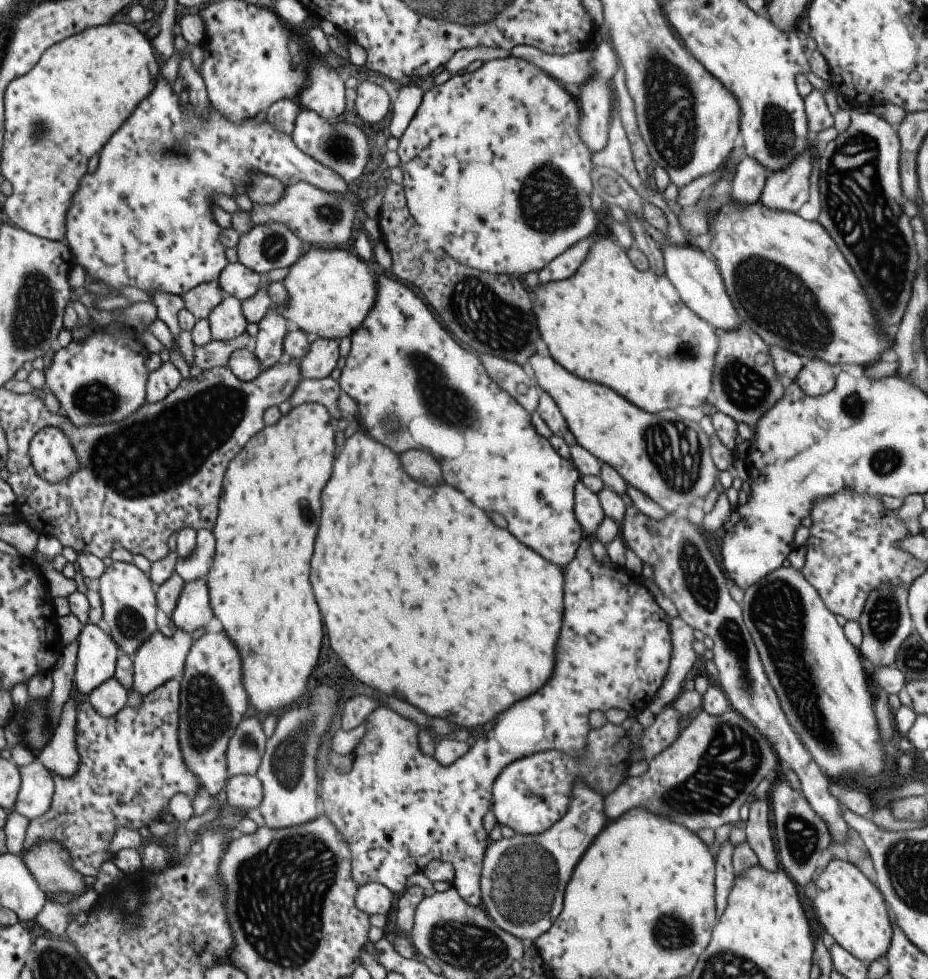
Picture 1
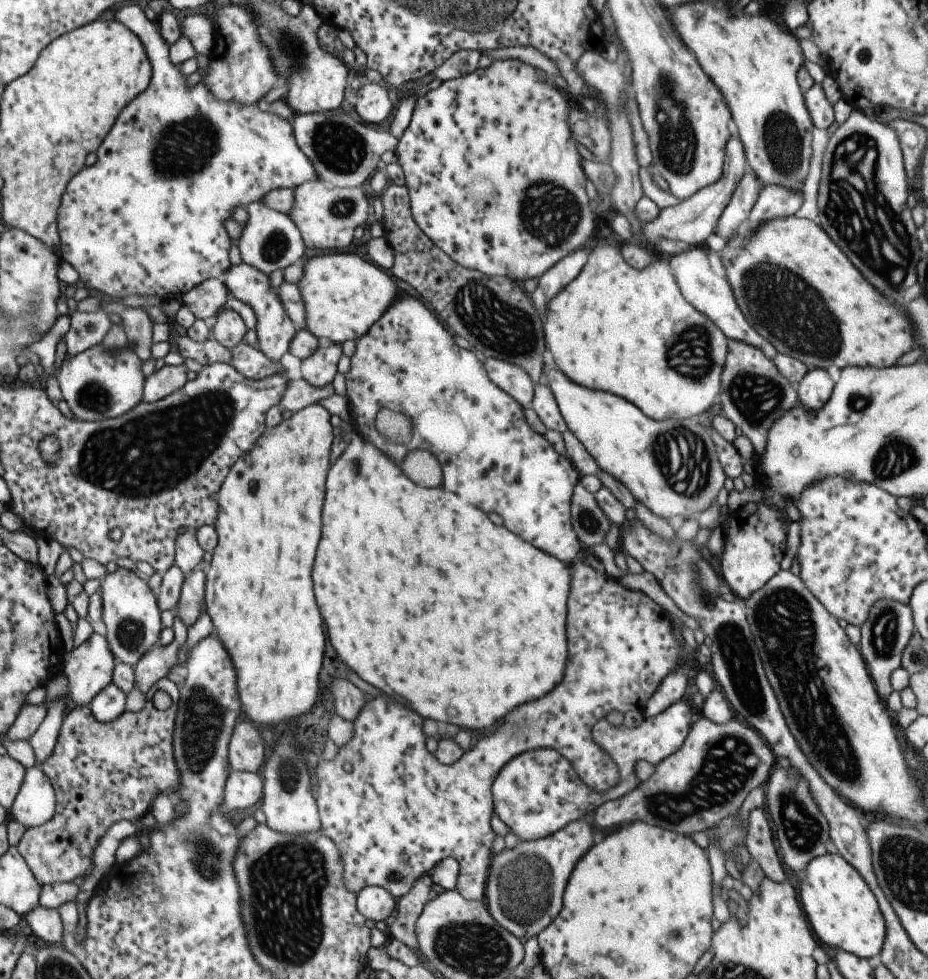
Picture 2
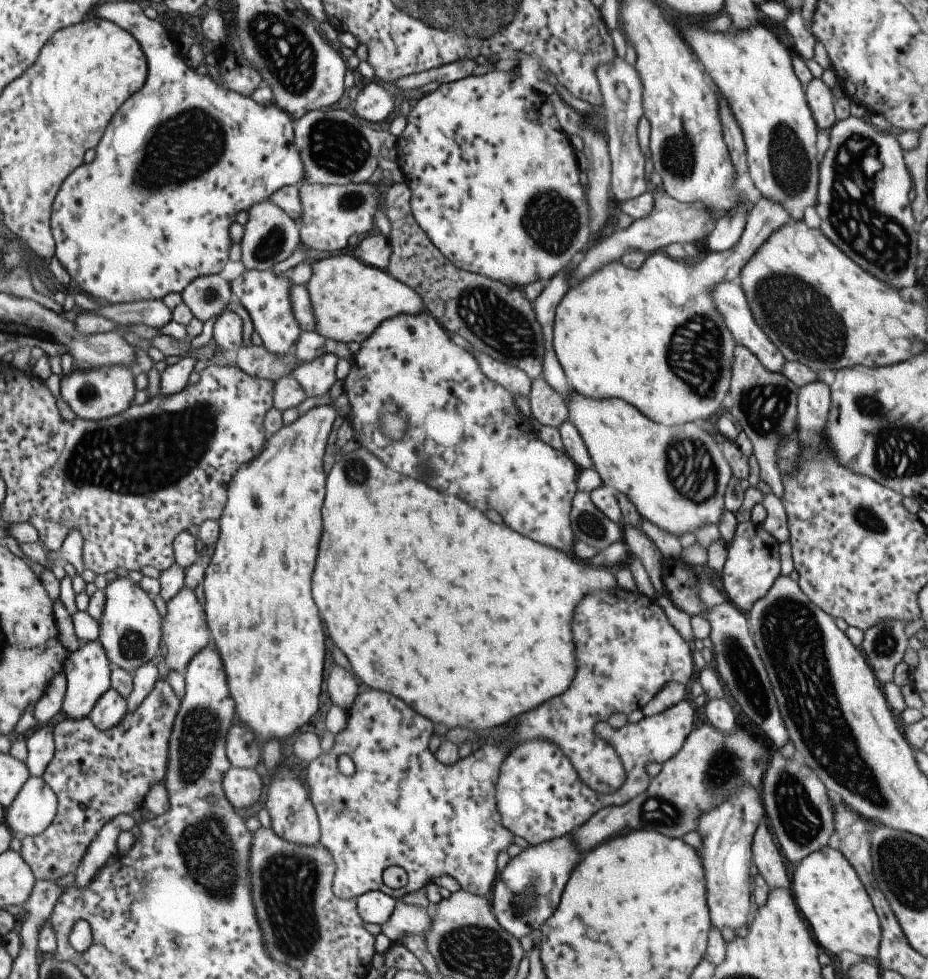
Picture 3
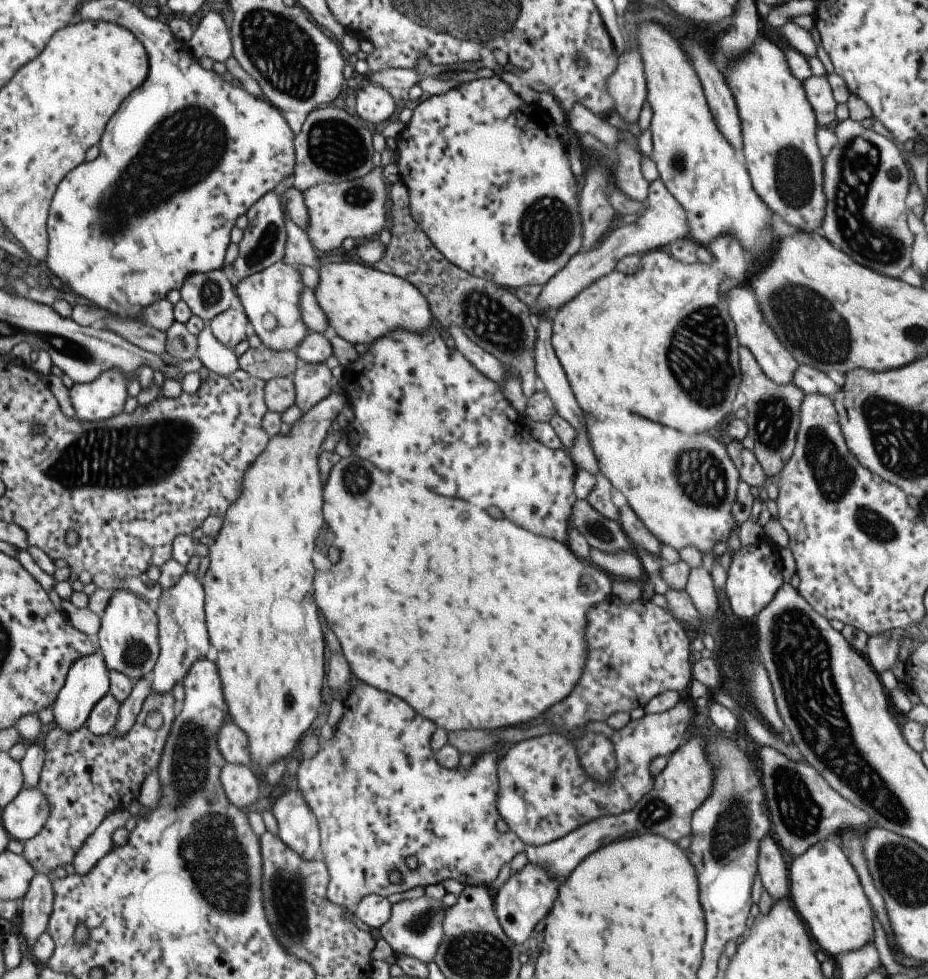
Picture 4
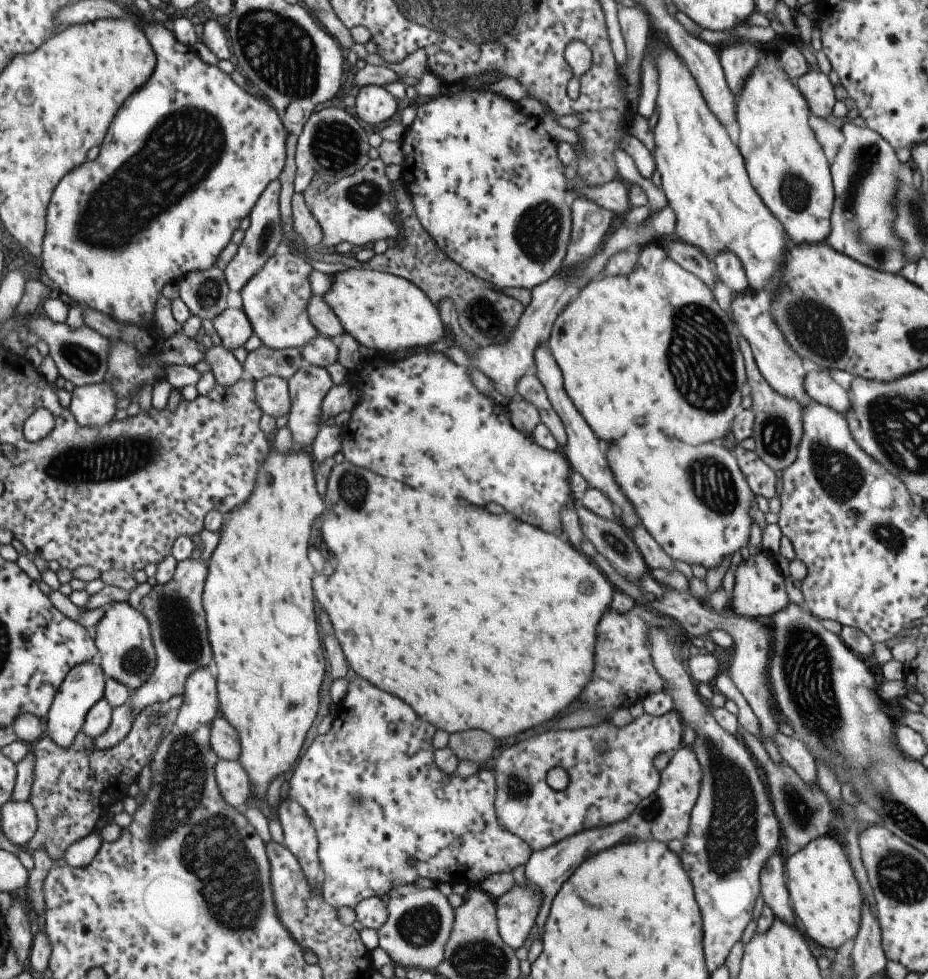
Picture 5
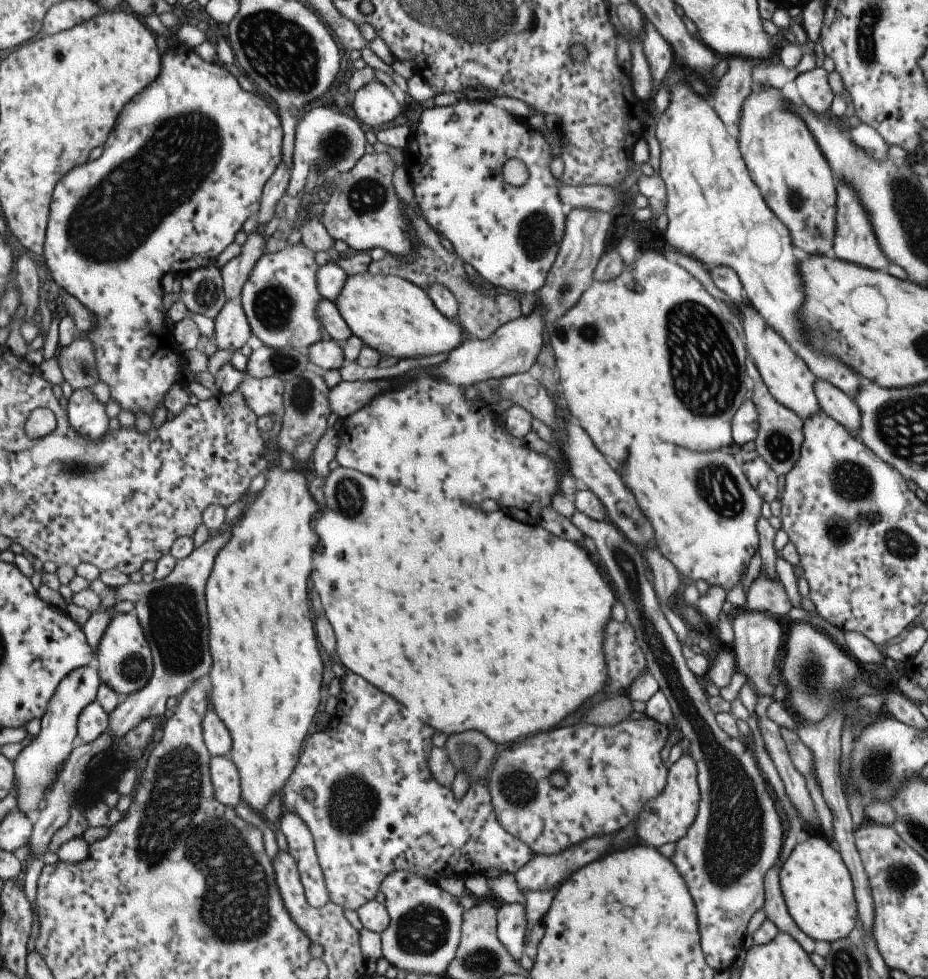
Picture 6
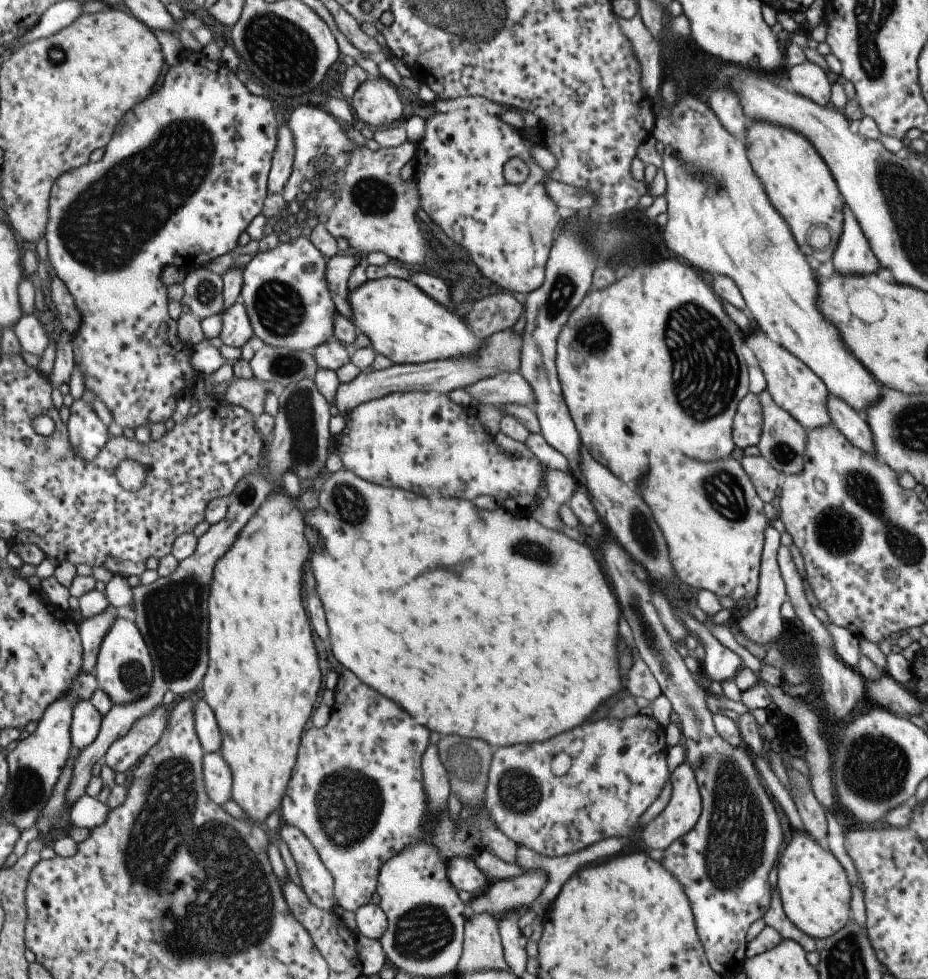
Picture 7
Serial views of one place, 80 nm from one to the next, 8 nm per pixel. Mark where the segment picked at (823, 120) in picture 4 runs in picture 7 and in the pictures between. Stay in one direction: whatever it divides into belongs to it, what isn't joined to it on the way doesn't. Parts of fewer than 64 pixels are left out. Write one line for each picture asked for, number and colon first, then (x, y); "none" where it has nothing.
5: (814, 86)
6: (812, 86)
7: (809, 80)

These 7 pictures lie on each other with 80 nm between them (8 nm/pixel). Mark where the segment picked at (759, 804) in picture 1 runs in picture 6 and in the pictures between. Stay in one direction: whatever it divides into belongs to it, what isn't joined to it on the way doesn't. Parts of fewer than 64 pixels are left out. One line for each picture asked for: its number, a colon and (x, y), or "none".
2: (759, 842)
3: (765, 855)
4: (771, 869)
5: (771, 878)
6: (774, 908)

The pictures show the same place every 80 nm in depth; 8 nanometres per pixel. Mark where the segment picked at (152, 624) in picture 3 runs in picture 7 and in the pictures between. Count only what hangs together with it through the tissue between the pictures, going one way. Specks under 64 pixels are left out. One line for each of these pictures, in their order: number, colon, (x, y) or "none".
4: (127, 636)
5: (125, 653)
6: (123, 662)
7: (123, 671)

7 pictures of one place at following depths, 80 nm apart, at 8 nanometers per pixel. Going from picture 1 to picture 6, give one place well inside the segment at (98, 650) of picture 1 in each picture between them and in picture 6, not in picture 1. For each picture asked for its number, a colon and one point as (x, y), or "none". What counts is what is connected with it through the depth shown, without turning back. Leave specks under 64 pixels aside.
2: (88, 667)
3: (87, 673)
4: (86, 682)
5: (83, 685)
6: (36, 767)

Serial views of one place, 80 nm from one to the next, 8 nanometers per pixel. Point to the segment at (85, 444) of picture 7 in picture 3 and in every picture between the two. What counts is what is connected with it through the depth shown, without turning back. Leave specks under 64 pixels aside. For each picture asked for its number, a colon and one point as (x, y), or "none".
3: (99, 393)
4: (102, 398)
5: (91, 405)
6: (86, 415)

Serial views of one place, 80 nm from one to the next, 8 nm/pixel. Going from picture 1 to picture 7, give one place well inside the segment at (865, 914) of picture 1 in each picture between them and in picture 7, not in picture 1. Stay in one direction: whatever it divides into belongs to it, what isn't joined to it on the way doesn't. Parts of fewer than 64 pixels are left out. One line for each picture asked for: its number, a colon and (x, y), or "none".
2: (841, 909)
3: (828, 895)
4: (824, 891)
5: (824, 896)
6: (816, 887)
7: (814, 892)

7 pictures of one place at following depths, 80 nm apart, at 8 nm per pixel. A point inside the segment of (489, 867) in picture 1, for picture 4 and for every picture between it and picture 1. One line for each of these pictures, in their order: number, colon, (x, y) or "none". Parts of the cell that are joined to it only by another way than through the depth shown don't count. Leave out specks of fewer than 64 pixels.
2: (524, 884)
3: (525, 893)
4: (525, 898)

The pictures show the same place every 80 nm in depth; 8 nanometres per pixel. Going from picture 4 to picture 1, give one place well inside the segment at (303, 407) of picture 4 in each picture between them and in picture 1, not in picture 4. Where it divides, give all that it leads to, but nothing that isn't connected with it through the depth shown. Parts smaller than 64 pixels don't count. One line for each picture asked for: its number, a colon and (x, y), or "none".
1: (321, 358)
2: (318, 368)
3: (315, 378)

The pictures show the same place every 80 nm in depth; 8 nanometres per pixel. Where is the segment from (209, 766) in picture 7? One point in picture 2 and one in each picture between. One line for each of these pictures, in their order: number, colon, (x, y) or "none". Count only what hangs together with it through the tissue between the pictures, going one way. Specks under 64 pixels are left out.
2: (242, 789)
3: (242, 787)
4: (239, 783)
5: (231, 780)
6: (224, 781)

